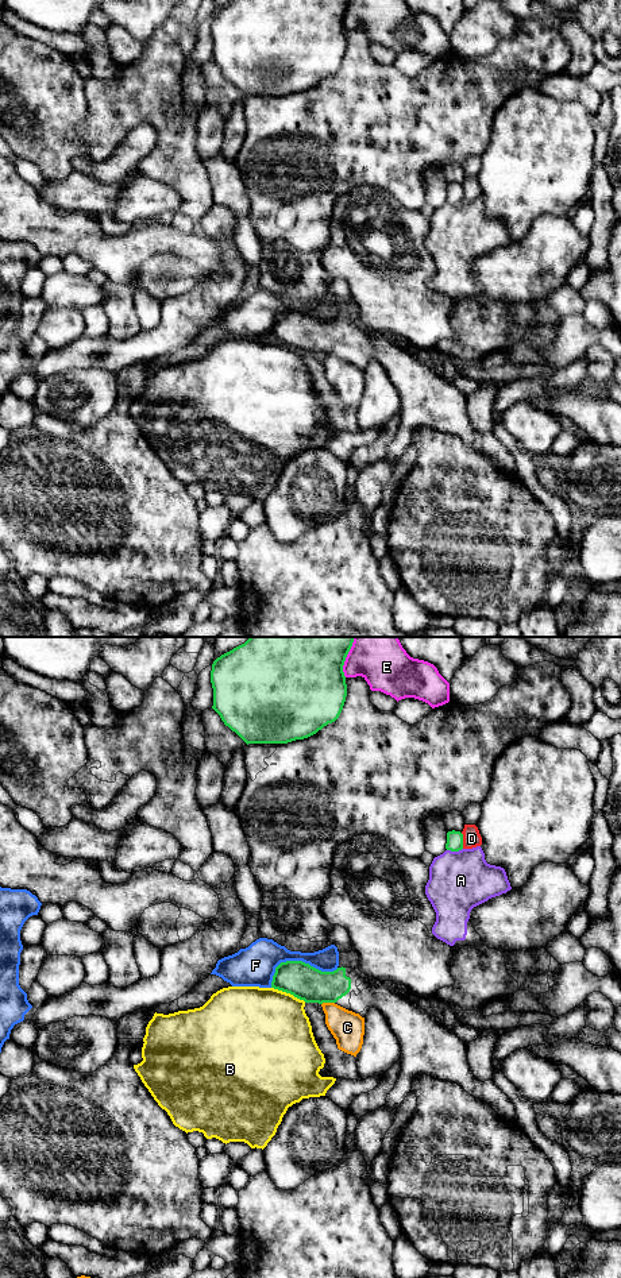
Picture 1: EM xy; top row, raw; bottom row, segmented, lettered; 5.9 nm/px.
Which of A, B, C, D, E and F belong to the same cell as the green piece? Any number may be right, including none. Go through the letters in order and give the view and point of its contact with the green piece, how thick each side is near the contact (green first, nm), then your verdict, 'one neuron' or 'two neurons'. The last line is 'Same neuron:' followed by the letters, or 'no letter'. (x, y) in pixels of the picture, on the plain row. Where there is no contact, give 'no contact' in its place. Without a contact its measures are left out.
A: xy (454, 203) | 100/360 nm | two neurons
B: xy (289, 344) | 200/480 nm | two neurons
C: xy (327, 354) | 200/200 nm | two neurons
D: xy (462, 193) | 100/110 nm | two neurons
E: xy (343, 15) | 440/260 nm | two neurons
F: xy (297, 313) | 200/240 nm | two neurons
Same neuron: no letter

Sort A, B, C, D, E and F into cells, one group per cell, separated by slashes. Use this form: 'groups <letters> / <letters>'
groups A / B / C / D / E / F

